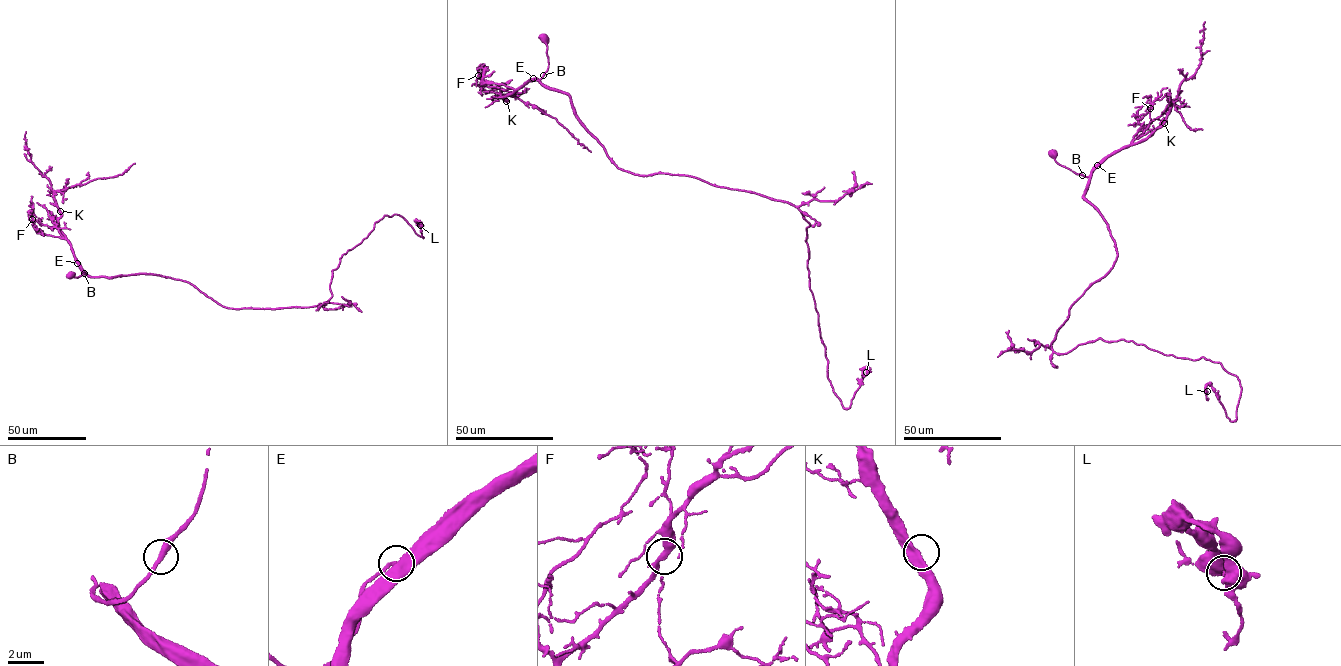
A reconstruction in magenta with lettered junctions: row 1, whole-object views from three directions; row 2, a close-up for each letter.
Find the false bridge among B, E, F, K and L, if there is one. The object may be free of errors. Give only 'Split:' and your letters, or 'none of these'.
Split: none of these

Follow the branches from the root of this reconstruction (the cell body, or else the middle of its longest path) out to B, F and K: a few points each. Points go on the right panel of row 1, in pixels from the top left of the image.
B: (1053, 152), (1057, 163), (1082, 175)
F: (1053, 152), (1057, 163), (1088, 176), (1107, 157), (1130, 144), (1143, 127), (1139, 120), (1150, 108)
K: (1053, 152), (1057, 163), (1088, 176), (1107, 157), (1144, 140), (1164, 123)

